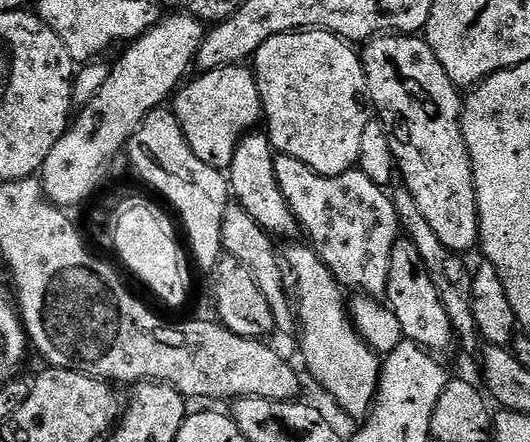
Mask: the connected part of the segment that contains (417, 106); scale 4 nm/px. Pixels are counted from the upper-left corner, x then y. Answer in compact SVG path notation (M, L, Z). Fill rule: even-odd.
M380 34L367 41L363 48L362 59L368 83L367 99L375 115L384 123L403 187L408 188L414 202L418 202L418 210L422 210L426 222L430 222L430 227L434 229L434 234L438 234L442 246L457 254L465 254L472 247L475 249L480 238L480 211L476 201L472 159L464 137L461 89L446 74L427 39L419 35Z

